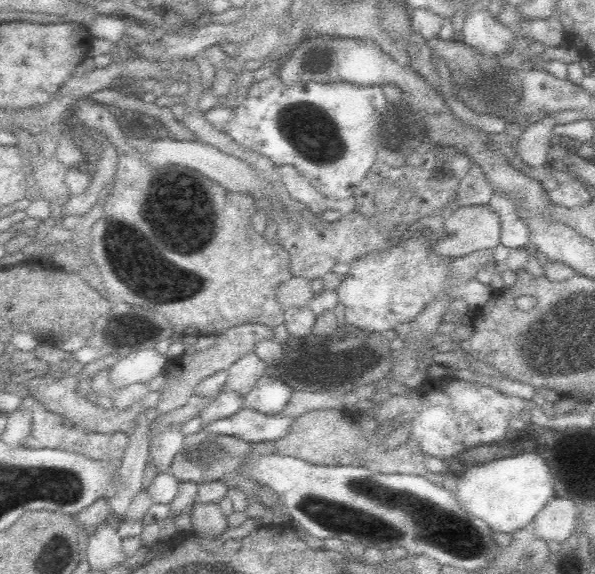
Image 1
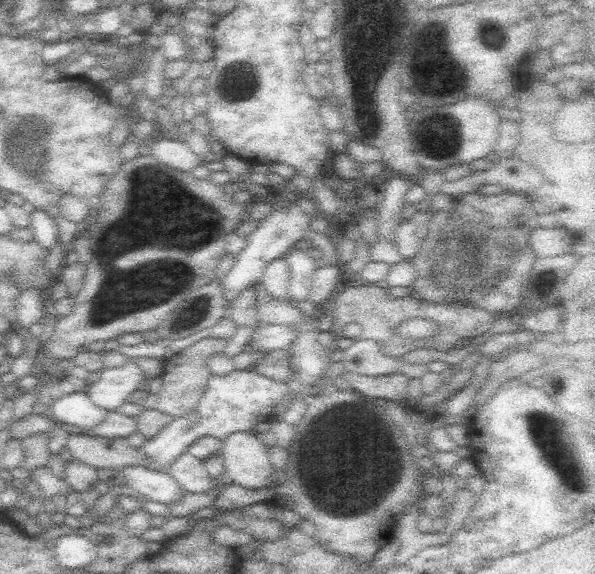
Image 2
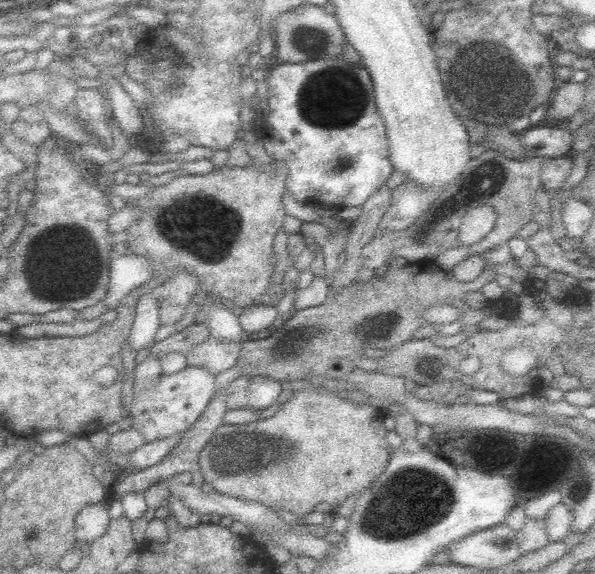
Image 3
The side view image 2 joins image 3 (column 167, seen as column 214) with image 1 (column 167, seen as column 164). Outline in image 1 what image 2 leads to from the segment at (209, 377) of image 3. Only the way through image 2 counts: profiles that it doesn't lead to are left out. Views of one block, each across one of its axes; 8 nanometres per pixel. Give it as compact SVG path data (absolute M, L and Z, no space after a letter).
M172 426L166 431L152 437L149 448L149 463L156 467L157 473L170 472L176 453L182 449L186 435L181 431L183 426Z

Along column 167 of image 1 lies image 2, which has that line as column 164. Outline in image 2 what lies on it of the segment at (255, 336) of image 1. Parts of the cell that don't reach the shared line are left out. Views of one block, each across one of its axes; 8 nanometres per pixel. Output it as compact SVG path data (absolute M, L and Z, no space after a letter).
M201 338L201 340L179 351L179 354L175 354L171 360L167 360L163 364L165 368L161 366L161 378L163 378L160 385L161 390L153 389L153 395L157 399L155 409L172 416L172 419L179 419L194 412L201 396L203 396L203 392L205 392L207 380L211 378L209 368L207 368L207 360L213 354L222 352L225 344L227 344L227 340L221 338Z

